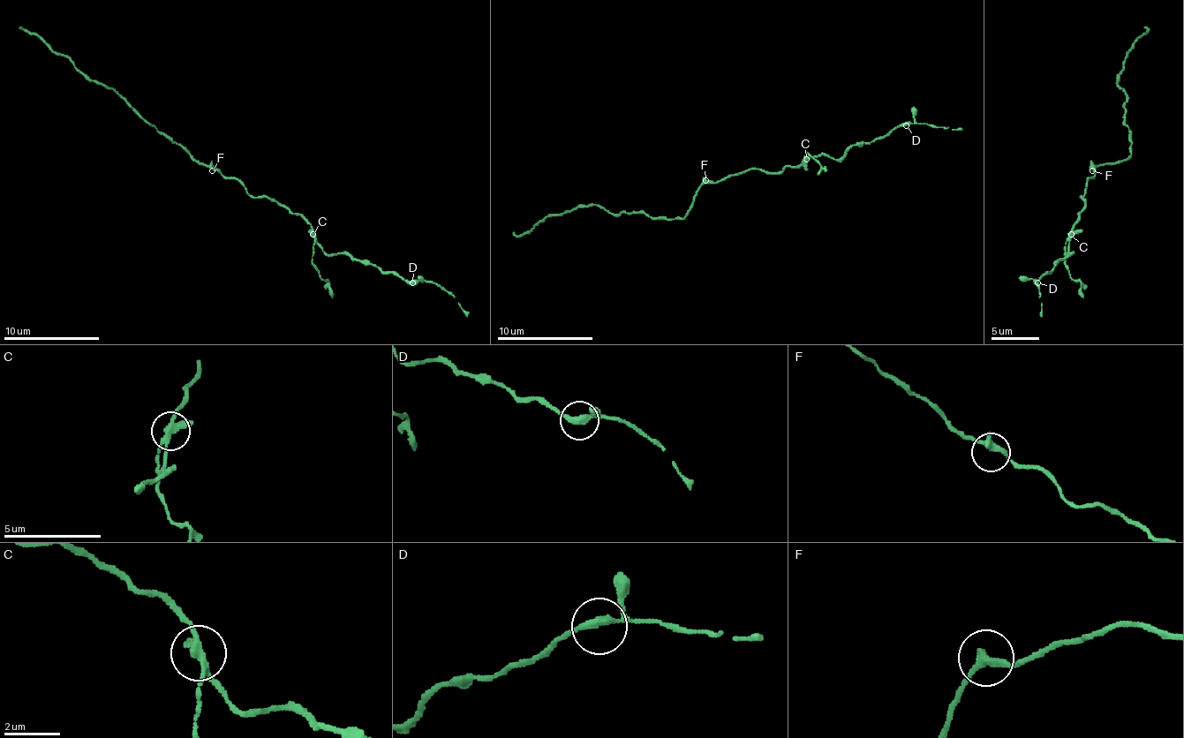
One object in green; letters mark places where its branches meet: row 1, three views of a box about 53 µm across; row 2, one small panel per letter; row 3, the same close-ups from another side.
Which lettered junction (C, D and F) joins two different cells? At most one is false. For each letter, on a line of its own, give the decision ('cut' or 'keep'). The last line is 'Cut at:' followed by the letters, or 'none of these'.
C: cut
D: keep
F: keep
Cut at: C

